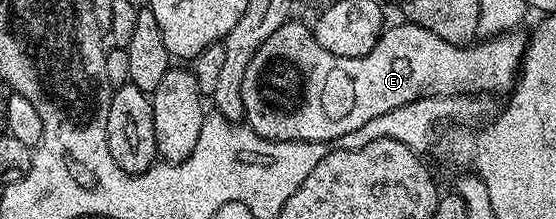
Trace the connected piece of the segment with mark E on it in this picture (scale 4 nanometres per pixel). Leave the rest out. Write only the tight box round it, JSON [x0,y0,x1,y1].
[242,21,527,144]

